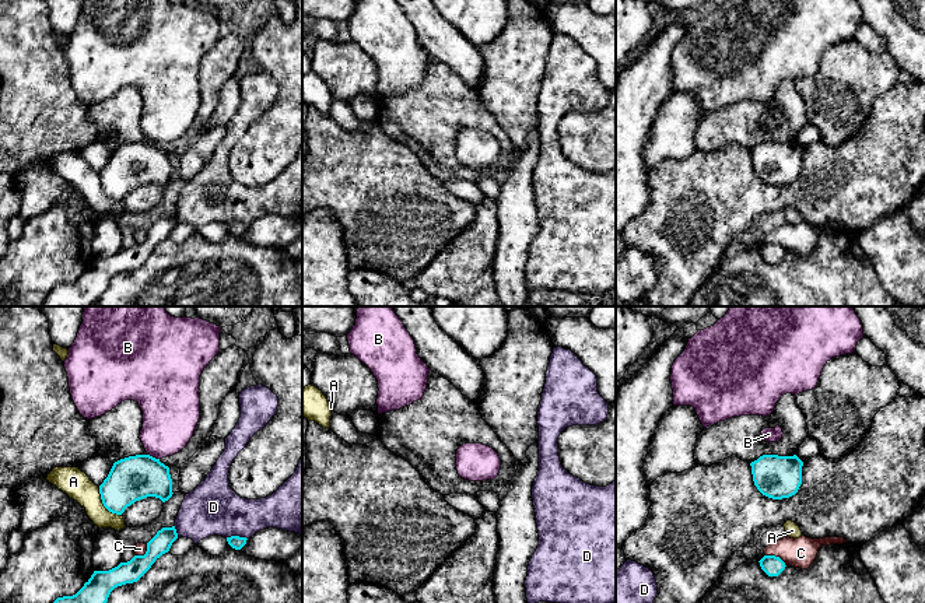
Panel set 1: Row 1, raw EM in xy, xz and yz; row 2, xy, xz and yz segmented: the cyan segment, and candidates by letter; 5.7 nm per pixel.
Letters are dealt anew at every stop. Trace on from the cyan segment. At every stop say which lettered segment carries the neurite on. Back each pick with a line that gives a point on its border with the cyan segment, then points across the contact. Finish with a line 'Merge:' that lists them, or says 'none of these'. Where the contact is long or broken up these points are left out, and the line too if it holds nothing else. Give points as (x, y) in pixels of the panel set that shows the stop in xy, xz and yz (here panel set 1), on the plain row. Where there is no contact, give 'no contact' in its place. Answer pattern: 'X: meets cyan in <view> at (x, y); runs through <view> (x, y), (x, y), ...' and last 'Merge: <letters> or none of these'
Merge: none of these

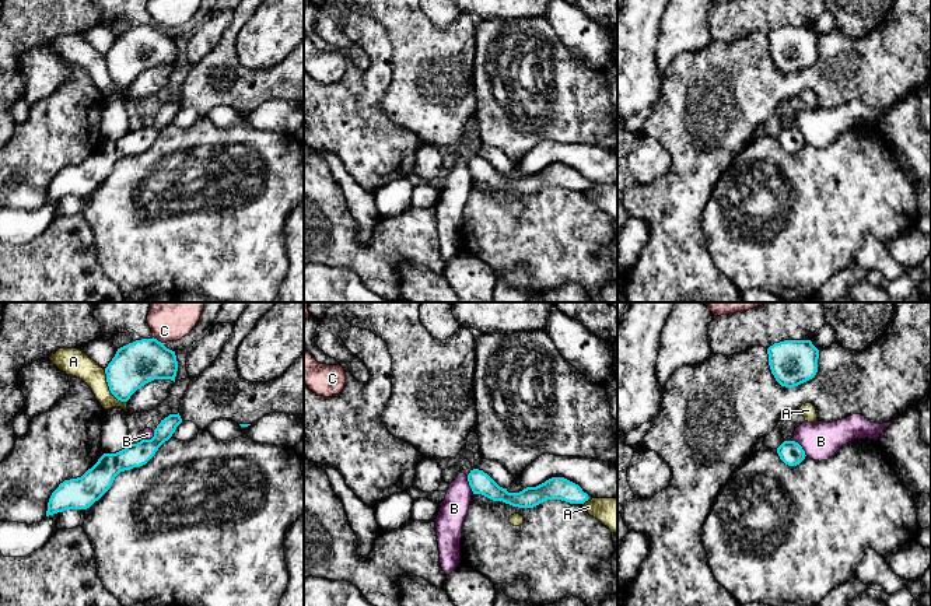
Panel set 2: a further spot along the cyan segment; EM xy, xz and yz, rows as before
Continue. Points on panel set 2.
Merge: none of these

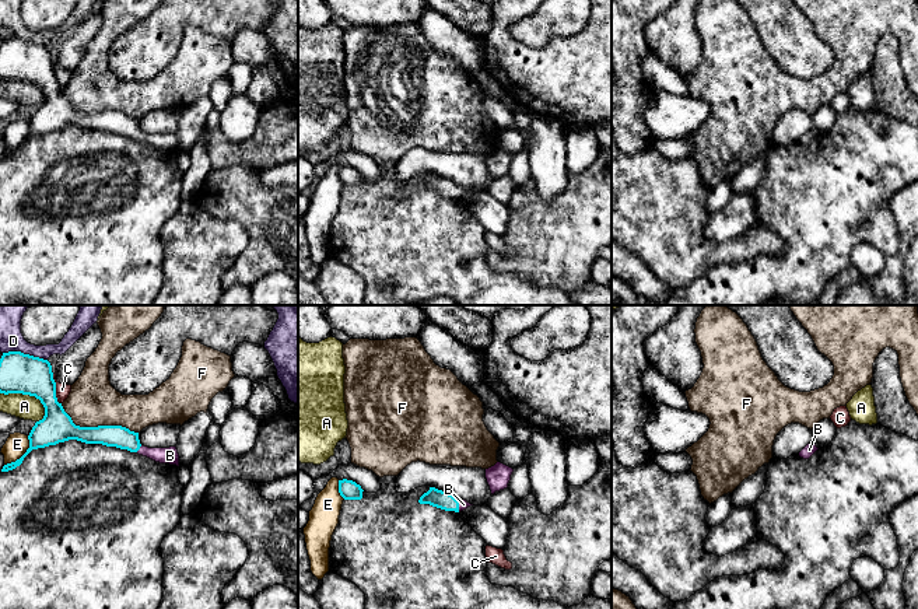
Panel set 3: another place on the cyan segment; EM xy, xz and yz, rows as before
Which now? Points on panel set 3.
B: meets cyan in xz at (458, 191); runs through xz (434, 184), (458, 191), (463, 191)
Merge: B

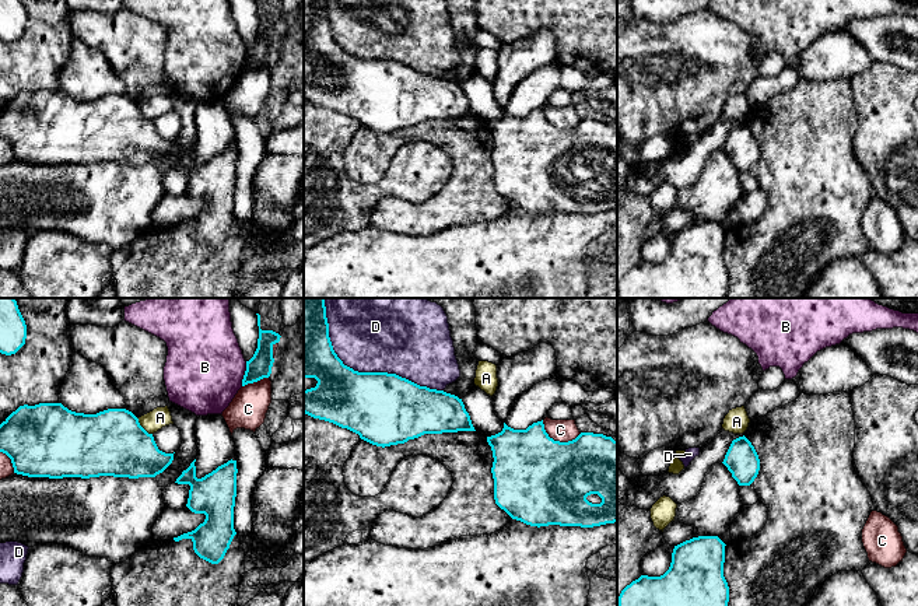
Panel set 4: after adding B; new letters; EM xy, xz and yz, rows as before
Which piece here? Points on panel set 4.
Merge: none of these

